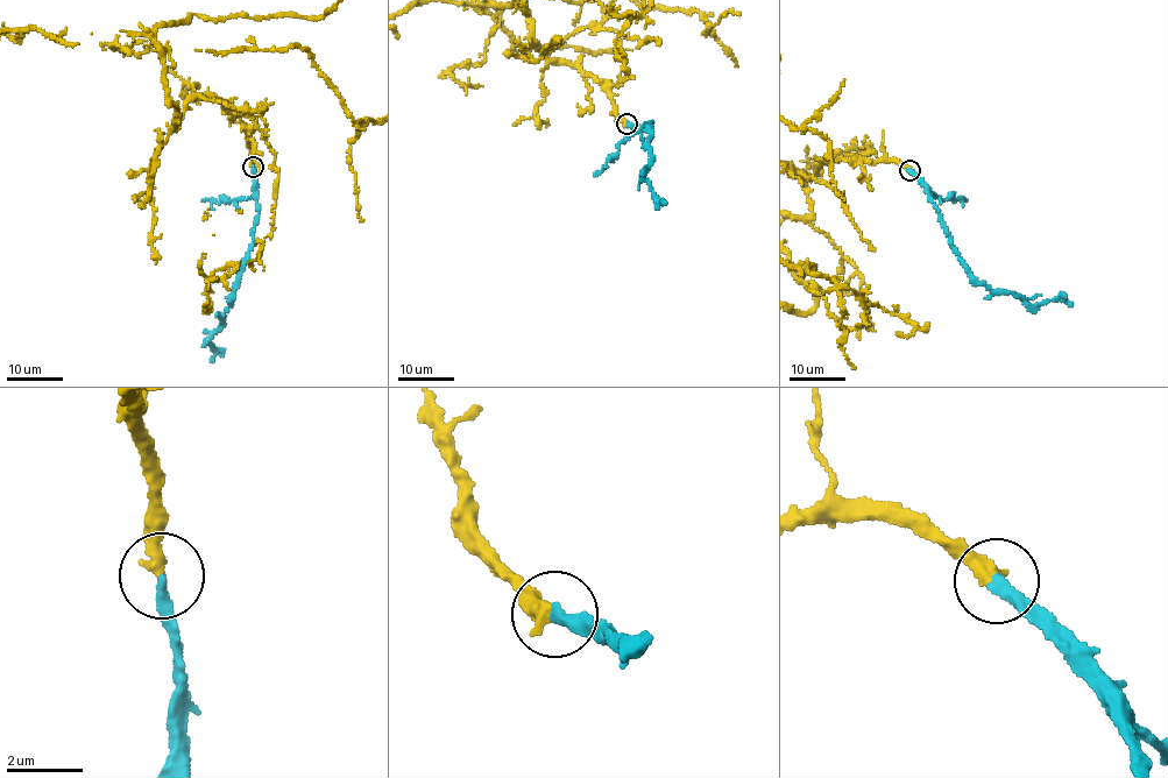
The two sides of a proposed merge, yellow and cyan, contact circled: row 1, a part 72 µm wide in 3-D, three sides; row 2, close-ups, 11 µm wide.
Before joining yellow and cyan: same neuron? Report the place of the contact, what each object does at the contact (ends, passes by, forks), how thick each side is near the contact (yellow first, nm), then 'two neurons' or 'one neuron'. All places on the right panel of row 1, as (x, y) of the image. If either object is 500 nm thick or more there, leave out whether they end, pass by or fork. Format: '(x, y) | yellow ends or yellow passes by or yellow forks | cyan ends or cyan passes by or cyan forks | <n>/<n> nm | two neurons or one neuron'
(910, 170) | yellow ends | cyan ends | 400/340 nm | one neuron

